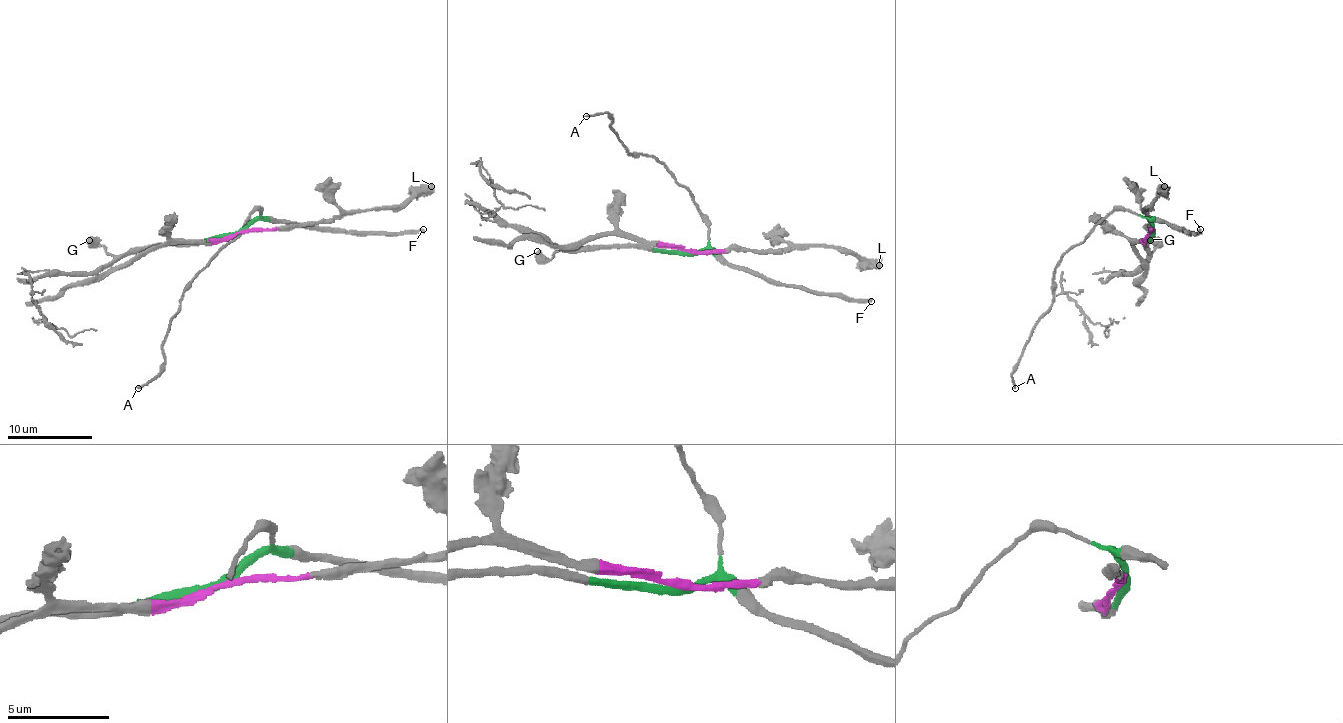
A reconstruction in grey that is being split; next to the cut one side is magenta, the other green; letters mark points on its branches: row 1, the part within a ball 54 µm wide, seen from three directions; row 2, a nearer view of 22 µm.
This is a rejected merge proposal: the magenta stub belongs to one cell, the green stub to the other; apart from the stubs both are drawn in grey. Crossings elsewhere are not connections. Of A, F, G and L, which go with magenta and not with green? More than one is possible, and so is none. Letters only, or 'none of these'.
L

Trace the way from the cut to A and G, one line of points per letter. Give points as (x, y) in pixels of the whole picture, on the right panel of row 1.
A: (1150, 232), (1152, 225), (1144, 217), (1112, 210), (1061, 257), (1052, 302), (1012, 374), (1014, 388)
G: (1150, 232), (1146, 244), (1150, 255), (1158, 246), (1150, 240)

